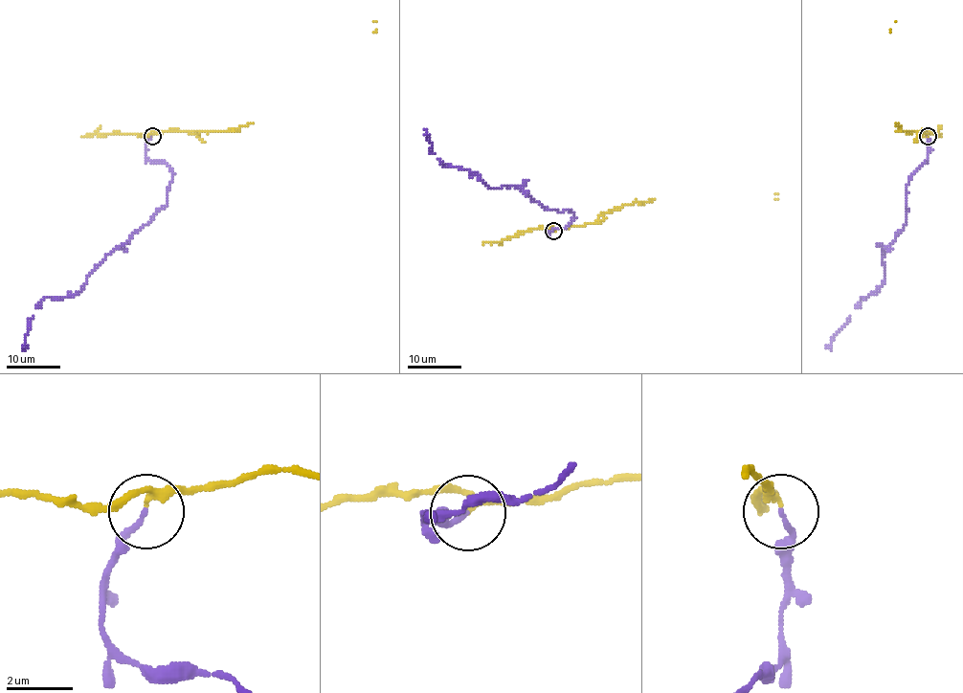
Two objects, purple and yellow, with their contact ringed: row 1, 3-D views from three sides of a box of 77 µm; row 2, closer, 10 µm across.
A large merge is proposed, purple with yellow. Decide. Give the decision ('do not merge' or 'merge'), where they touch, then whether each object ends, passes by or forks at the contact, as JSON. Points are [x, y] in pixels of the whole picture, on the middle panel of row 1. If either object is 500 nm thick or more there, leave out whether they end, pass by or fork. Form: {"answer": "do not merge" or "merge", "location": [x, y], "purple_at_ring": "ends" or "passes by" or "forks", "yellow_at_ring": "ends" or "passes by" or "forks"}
{"answer": "merge", "location": [553, 231], "purple_at_ring": "ends", "yellow_at_ring": "passes by"}

